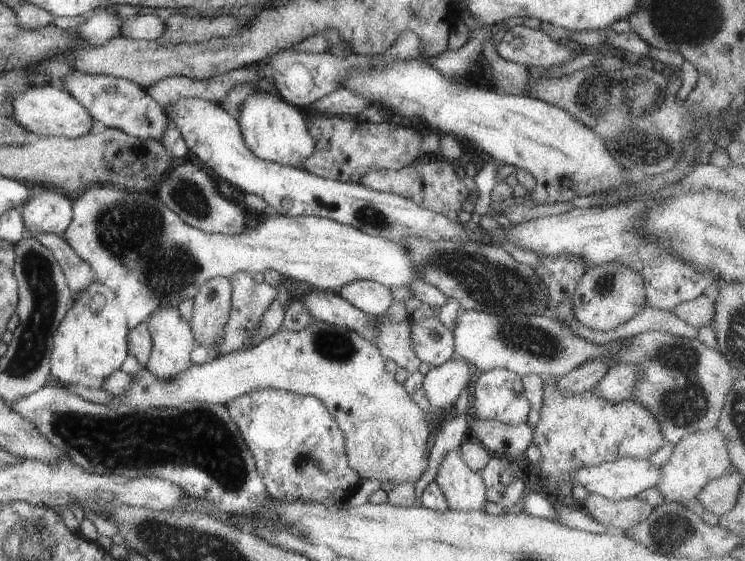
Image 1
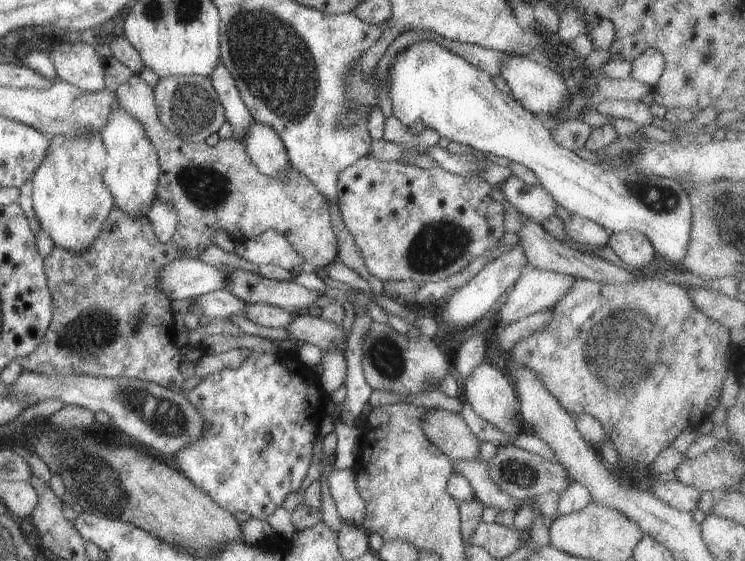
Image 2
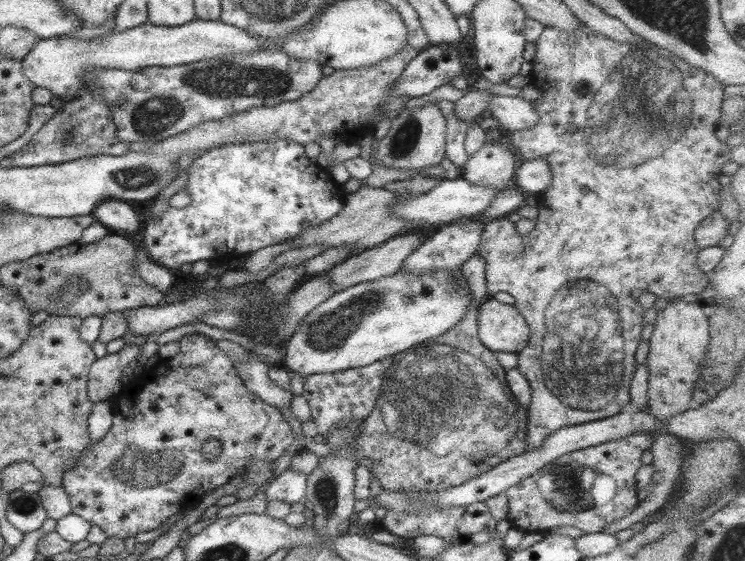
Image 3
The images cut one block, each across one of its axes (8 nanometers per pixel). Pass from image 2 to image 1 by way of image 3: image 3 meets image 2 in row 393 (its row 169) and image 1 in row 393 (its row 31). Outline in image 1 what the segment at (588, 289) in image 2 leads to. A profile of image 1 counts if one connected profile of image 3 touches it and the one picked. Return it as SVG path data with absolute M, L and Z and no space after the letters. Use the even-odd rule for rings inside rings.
M557 378L544 379L544 395L540 421L533 434L533 444L540 449L542 463L539 470L545 482L543 493L552 501L562 500L558 490L564 483L572 483L576 467L598 466L622 457L649 459L666 444L654 414L632 398L614 403L600 398L592 388L578 394L563 394L555 388Z

